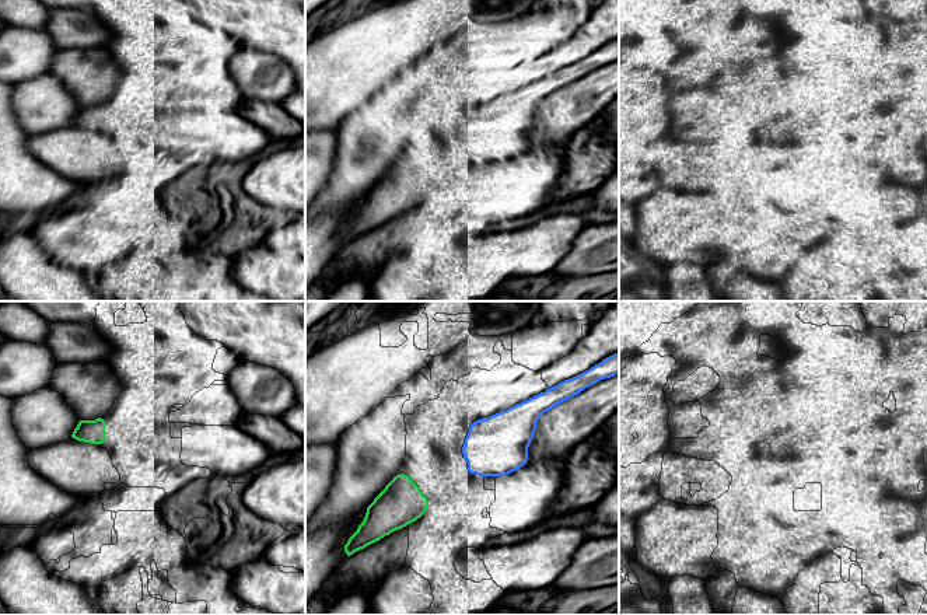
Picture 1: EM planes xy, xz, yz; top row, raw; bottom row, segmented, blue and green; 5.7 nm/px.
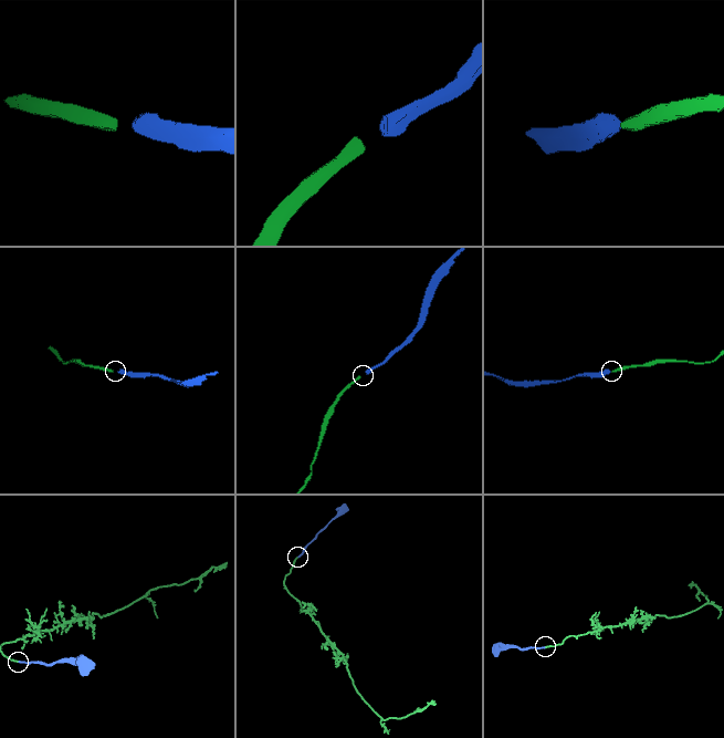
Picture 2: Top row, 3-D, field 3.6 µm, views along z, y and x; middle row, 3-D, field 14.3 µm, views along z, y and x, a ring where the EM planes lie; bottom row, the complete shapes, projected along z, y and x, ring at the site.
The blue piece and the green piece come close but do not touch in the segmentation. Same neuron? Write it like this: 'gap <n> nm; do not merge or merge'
gap 280 nm; merge

